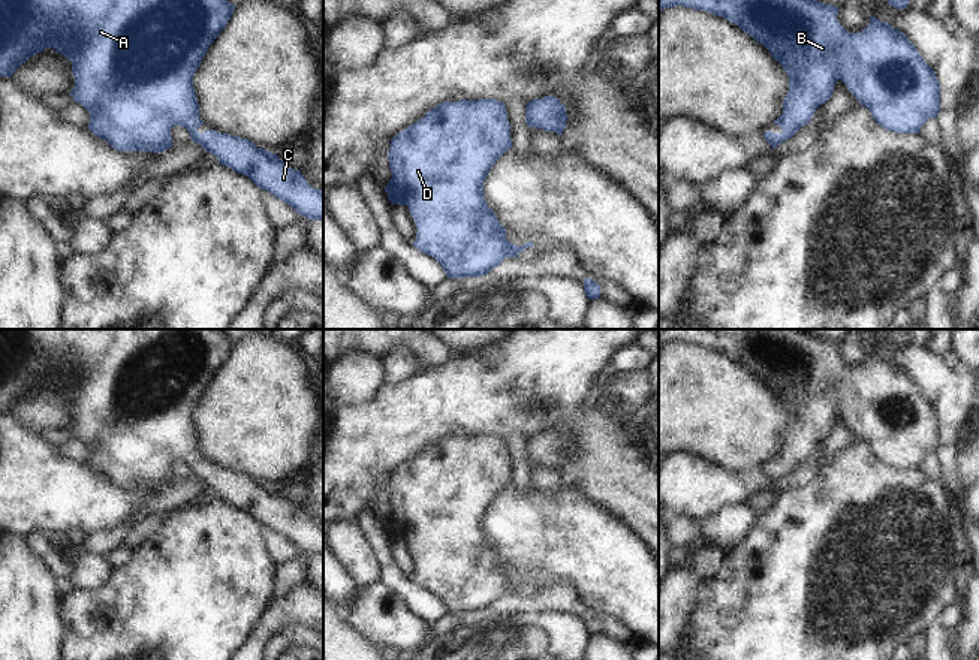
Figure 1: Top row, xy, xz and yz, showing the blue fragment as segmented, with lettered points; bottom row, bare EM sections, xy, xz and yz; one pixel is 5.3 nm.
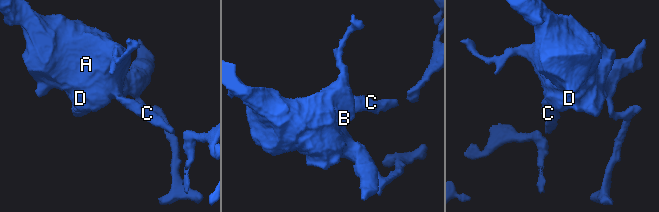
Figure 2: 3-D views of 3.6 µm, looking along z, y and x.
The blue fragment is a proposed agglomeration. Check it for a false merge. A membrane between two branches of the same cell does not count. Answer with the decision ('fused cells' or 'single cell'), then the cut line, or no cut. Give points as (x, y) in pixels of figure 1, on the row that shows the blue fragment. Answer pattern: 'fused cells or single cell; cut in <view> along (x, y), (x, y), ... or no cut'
single cell; no cut

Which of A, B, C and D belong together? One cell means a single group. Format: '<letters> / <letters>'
A B C D

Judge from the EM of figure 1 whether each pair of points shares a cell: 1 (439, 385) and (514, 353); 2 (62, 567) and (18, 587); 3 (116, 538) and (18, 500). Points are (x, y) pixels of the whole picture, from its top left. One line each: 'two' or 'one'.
1: one
2: two
3: two

